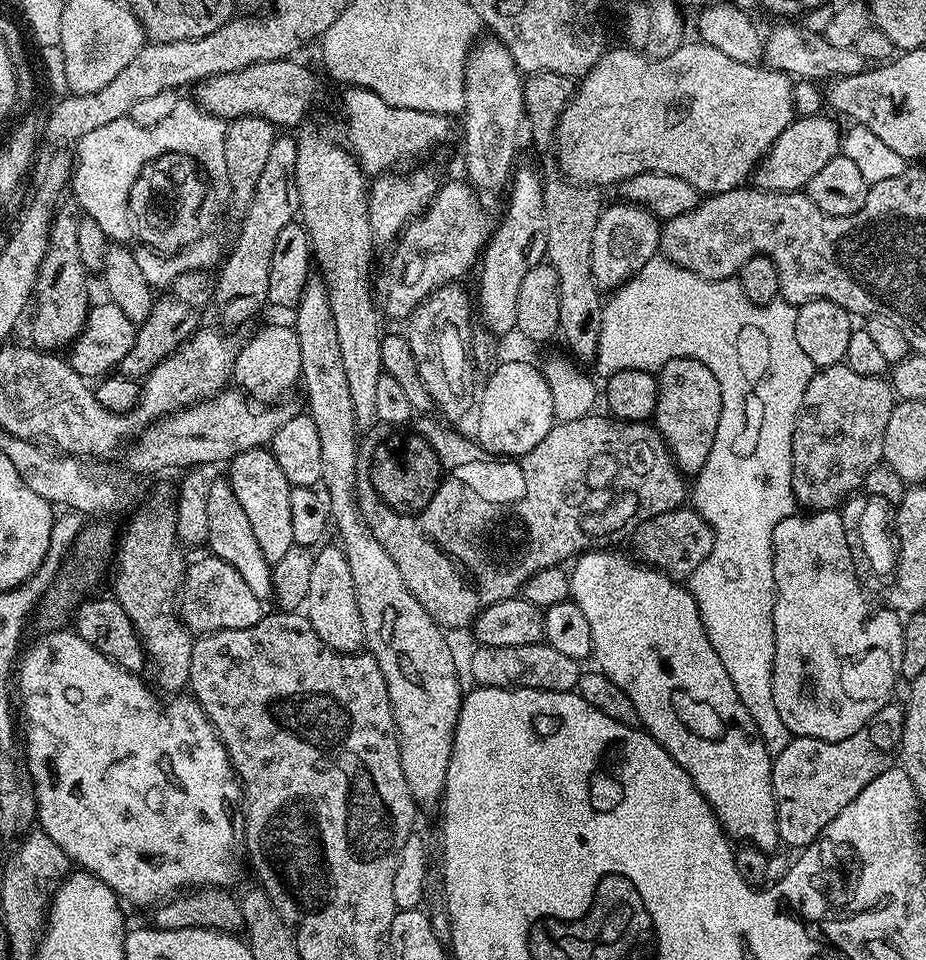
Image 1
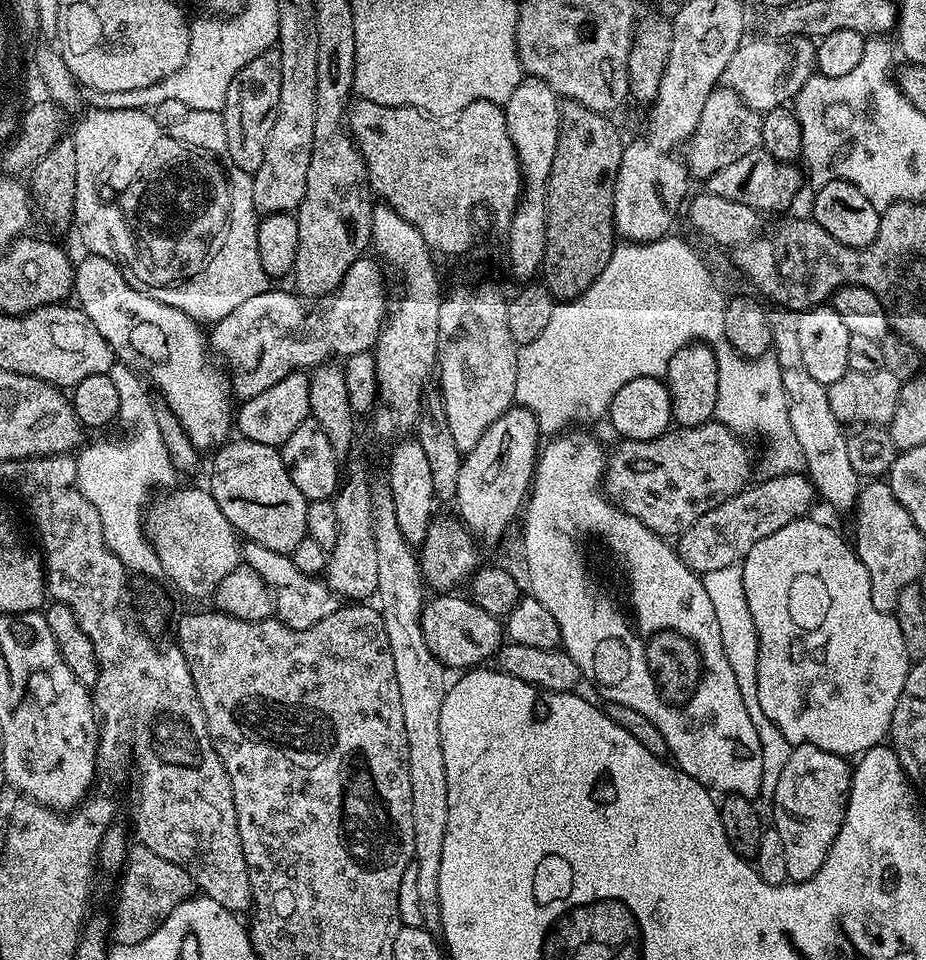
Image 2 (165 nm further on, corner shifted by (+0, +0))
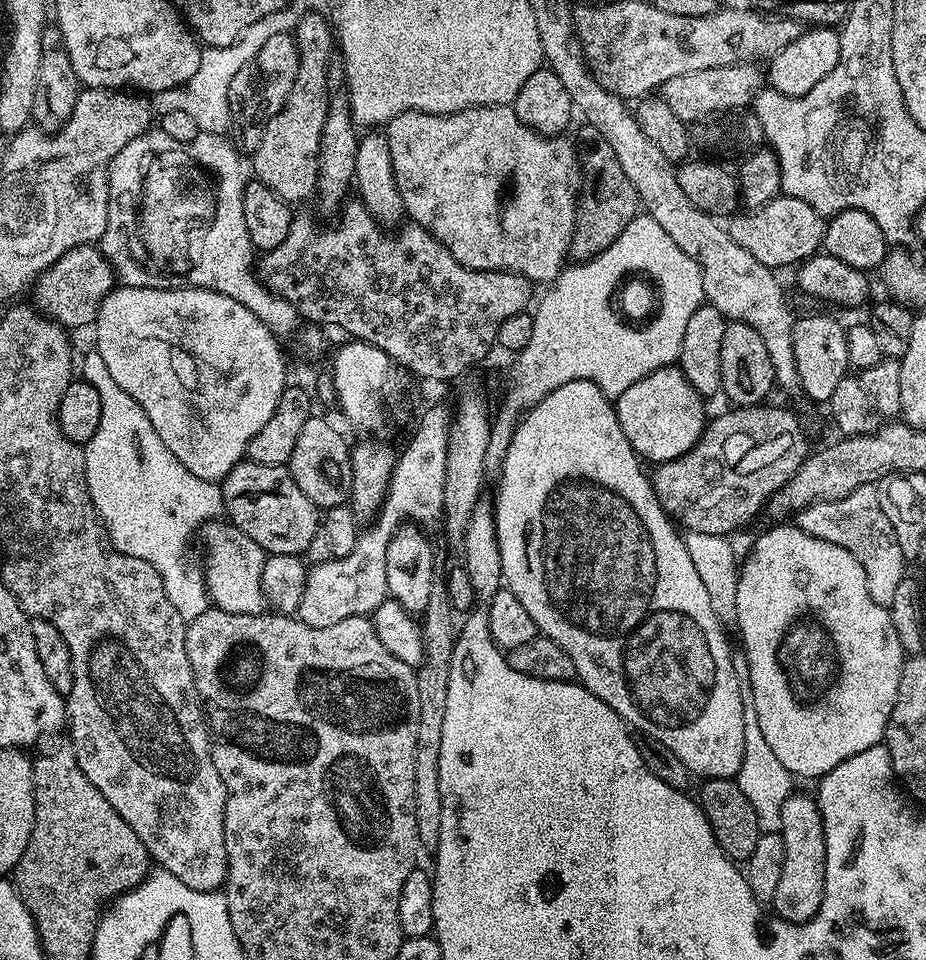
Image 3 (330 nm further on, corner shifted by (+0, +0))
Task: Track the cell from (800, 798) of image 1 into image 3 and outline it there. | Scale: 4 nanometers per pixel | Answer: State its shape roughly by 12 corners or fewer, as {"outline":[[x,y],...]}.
{"outline":[[800,790],[782,802],[785,847],[775,915],[805,924],[824,893],[820,807]]}

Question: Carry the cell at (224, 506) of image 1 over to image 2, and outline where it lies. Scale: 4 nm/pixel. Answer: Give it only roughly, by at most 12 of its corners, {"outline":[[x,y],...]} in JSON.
{"outline":[[245,543],[243,563],[266,582],[294,630],[330,618],[338,597],[291,555]]}

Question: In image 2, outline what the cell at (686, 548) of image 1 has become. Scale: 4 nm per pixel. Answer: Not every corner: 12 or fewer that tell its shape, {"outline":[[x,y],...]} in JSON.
{"outline":[[770,476],[706,510],[674,547],[691,572],[739,565],[803,520],[816,487]]}

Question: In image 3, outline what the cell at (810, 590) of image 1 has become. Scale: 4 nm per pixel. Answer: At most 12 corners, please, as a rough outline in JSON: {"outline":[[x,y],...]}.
{"outline":[[772,528],[735,627],[793,777],[881,743],[906,653],[866,570]]}

